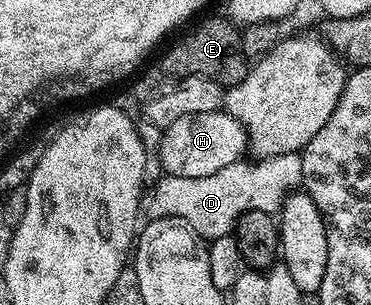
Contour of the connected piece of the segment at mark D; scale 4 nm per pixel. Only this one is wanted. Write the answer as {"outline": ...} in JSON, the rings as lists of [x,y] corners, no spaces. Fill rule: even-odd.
{"outline":[[[297,152],[270,157],[266,161],[267,180],[243,180],[243,164],[239,162],[226,166],[226,168],[219,170],[215,174],[209,174],[208,177],[183,178],[164,175],[155,182],[157,184],[152,192],[150,189],[145,208],[146,211],[147,208],[151,211],[150,215],[154,218],[181,218],[189,226],[193,226],[193,230],[197,230],[199,236],[210,242],[222,236],[232,235],[235,223],[239,221],[241,214],[245,214],[249,210],[261,210],[268,214],[278,213],[282,209],[284,202],[287,201],[287,197],[302,185],[302,161],[302,155]]]}

